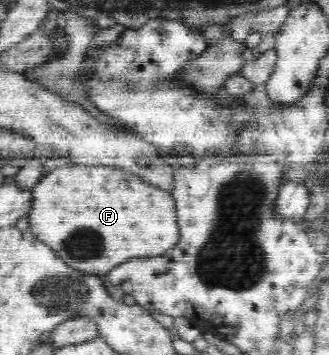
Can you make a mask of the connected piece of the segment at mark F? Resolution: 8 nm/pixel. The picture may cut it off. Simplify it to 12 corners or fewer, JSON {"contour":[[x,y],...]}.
{"contour":[[104,163],[36,182],[30,230],[105,274],[182,240],[172,191]]}

